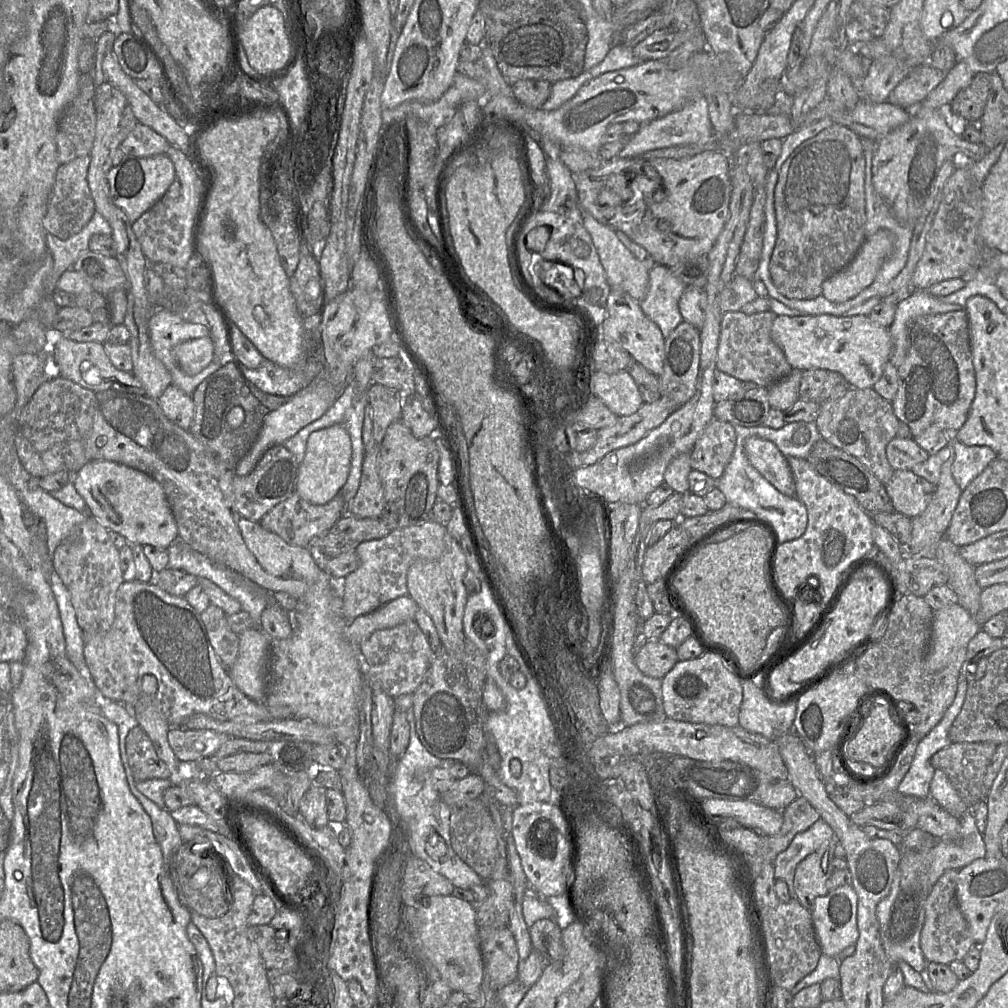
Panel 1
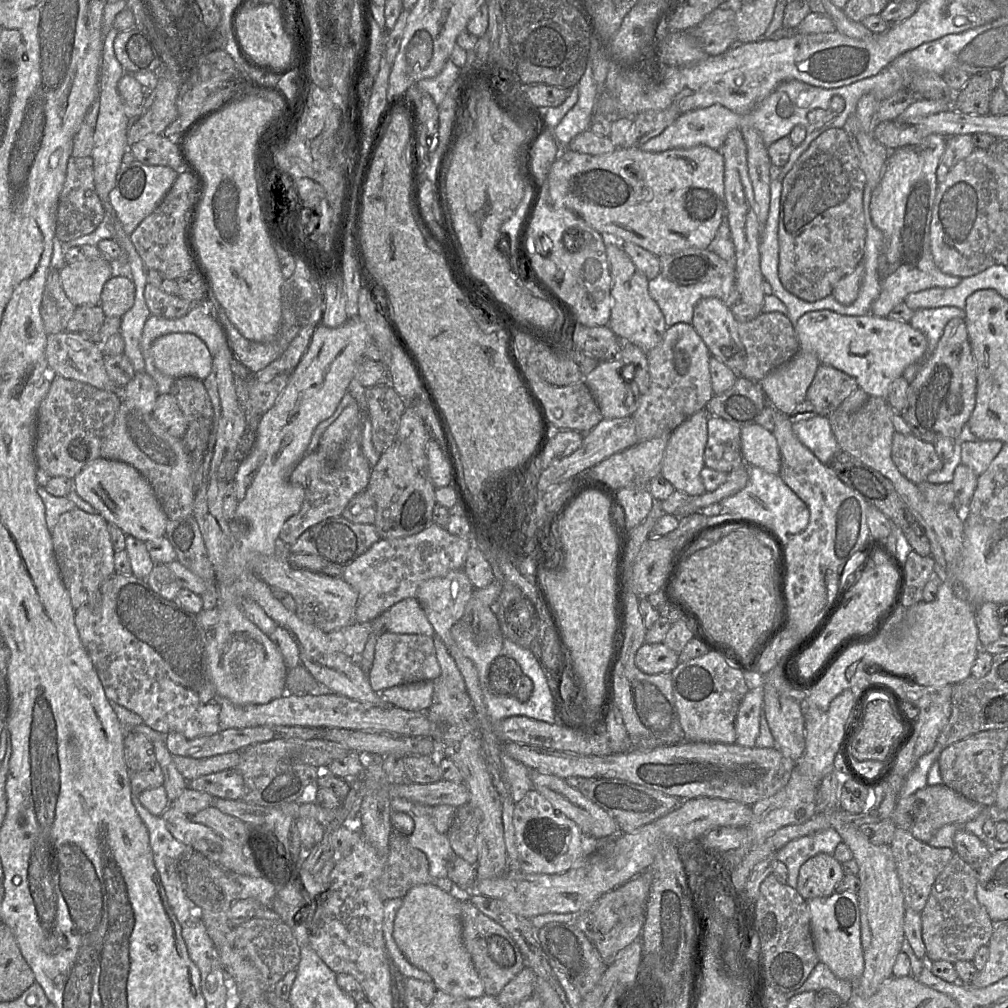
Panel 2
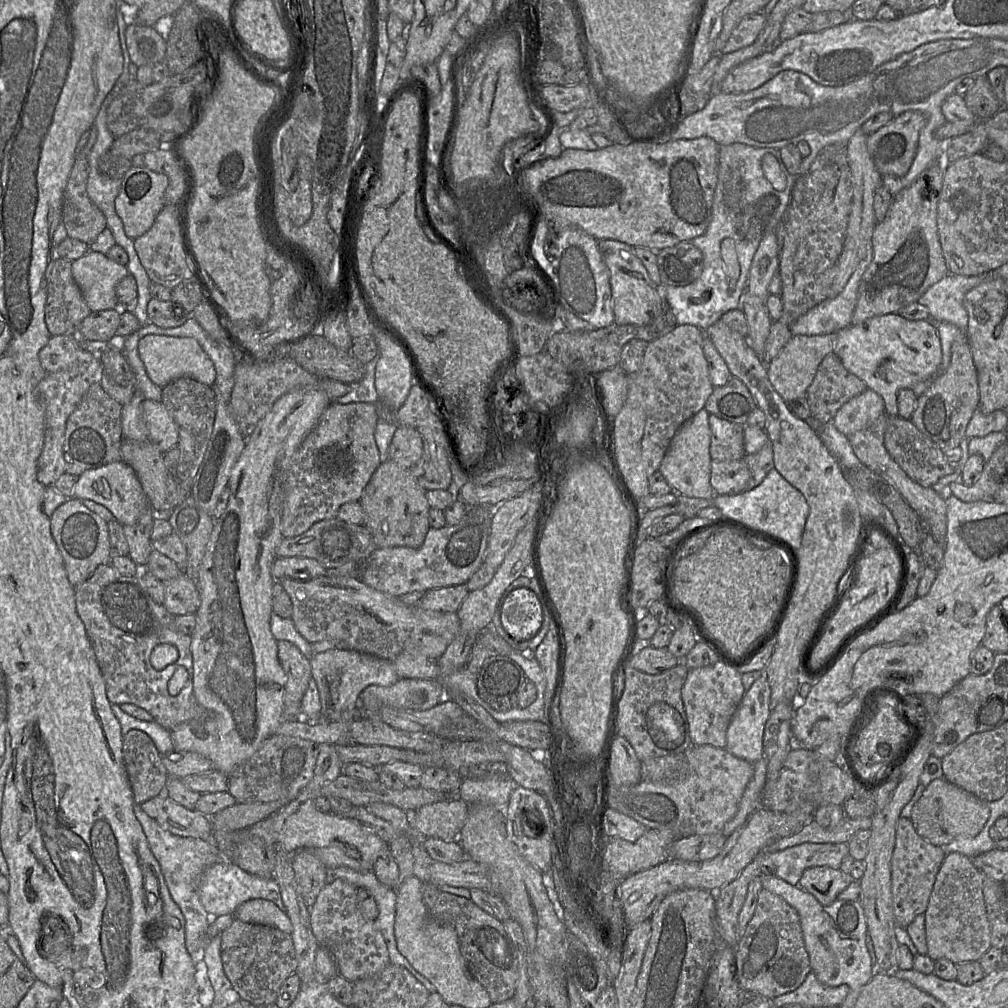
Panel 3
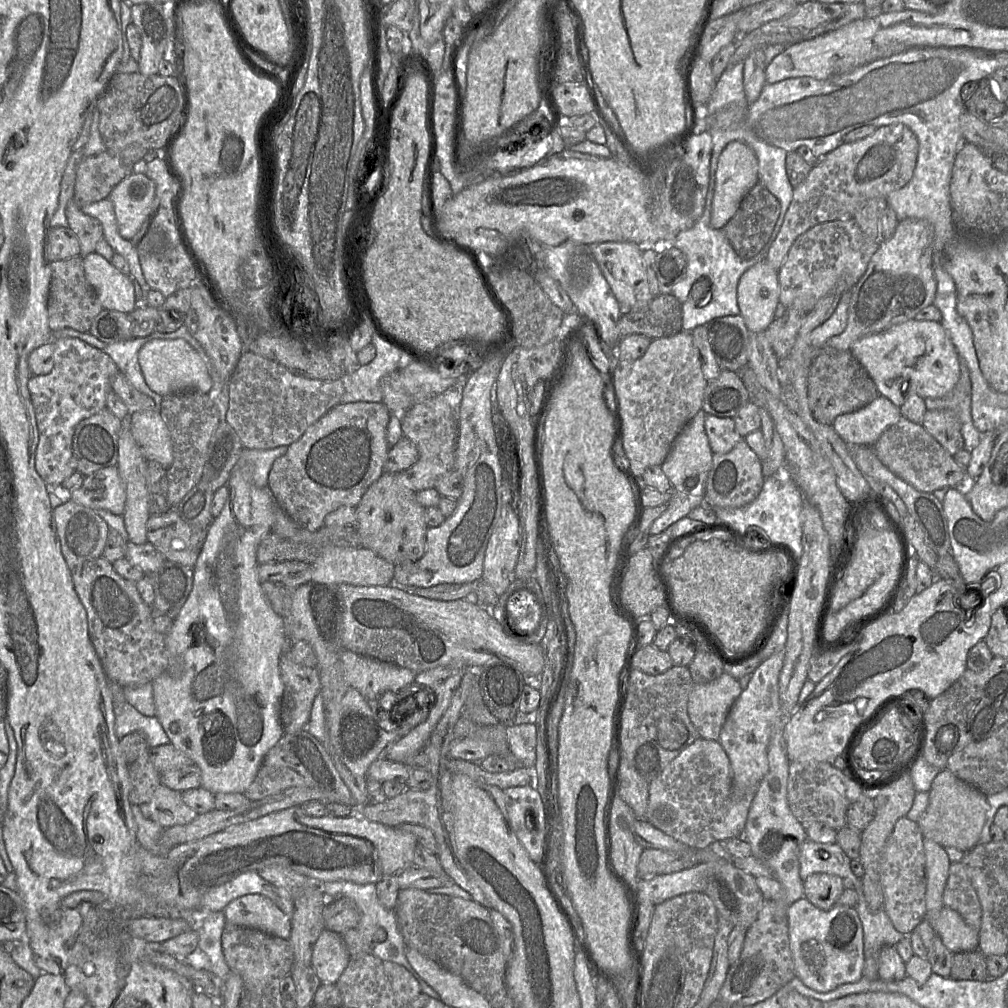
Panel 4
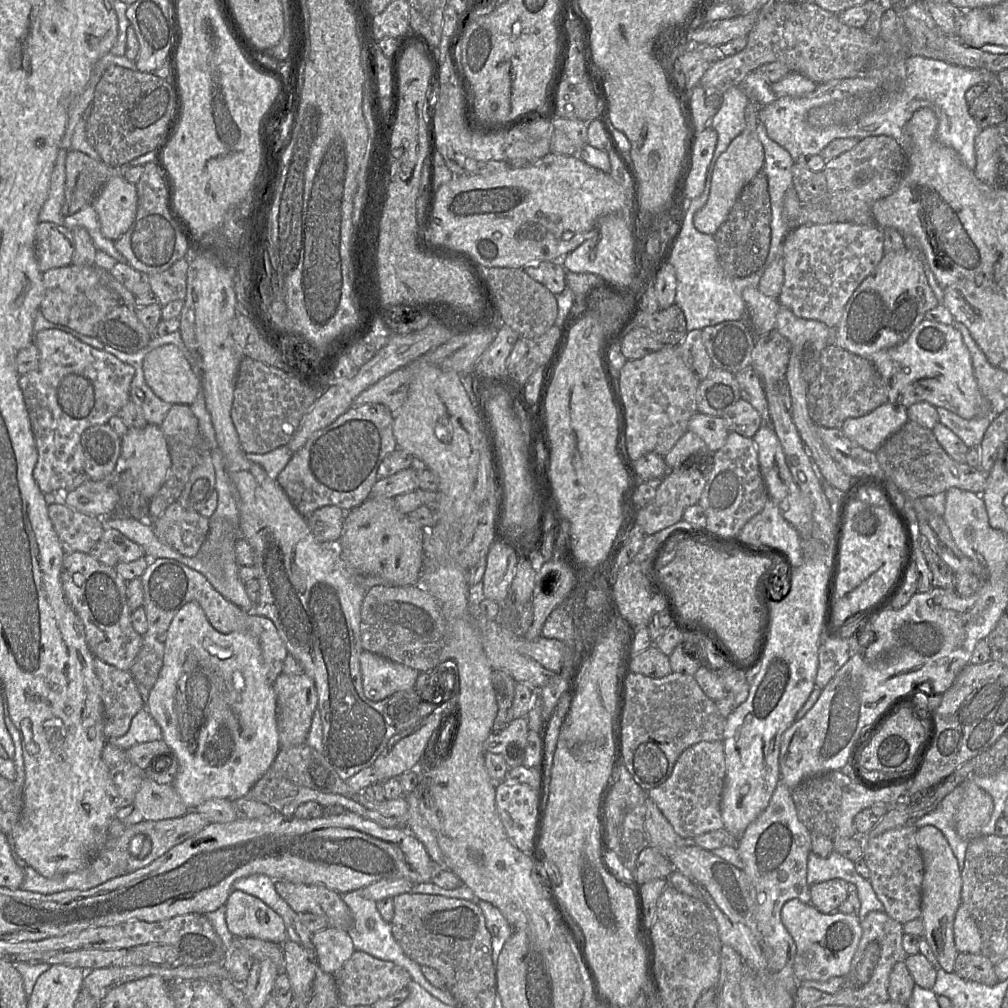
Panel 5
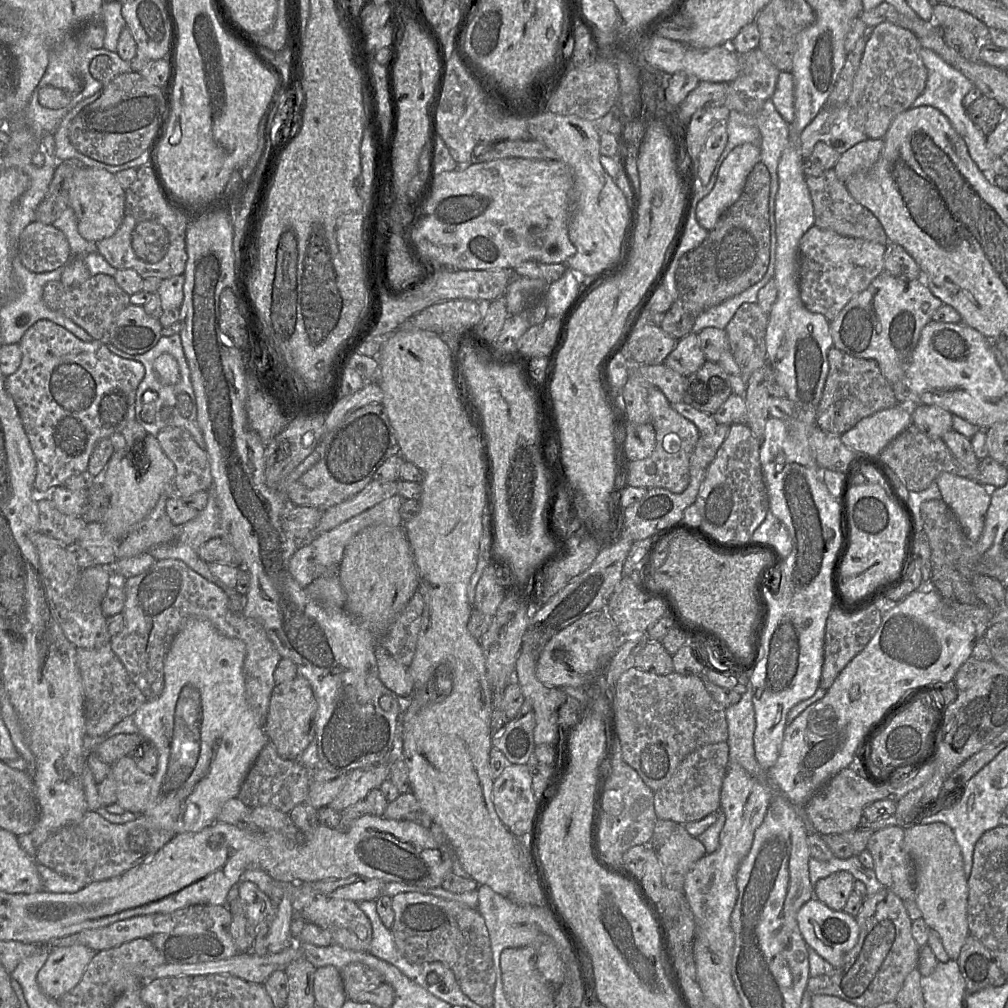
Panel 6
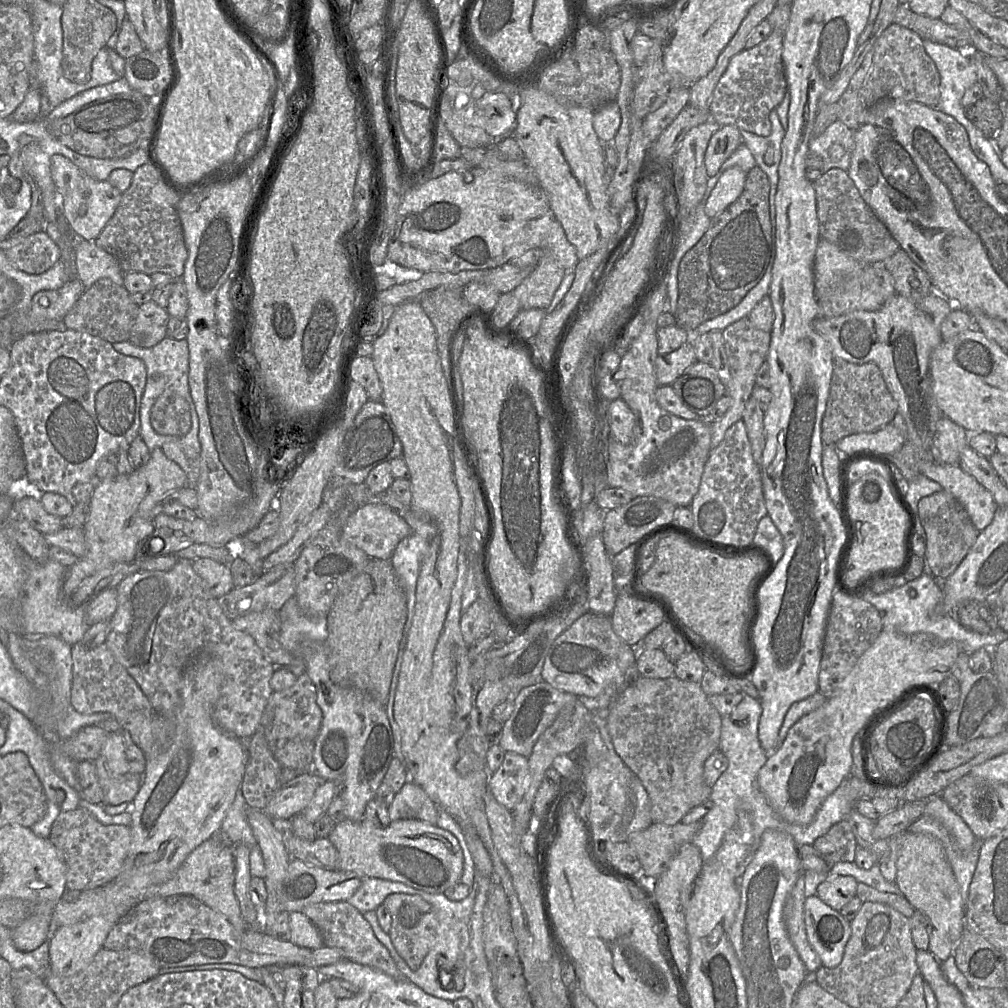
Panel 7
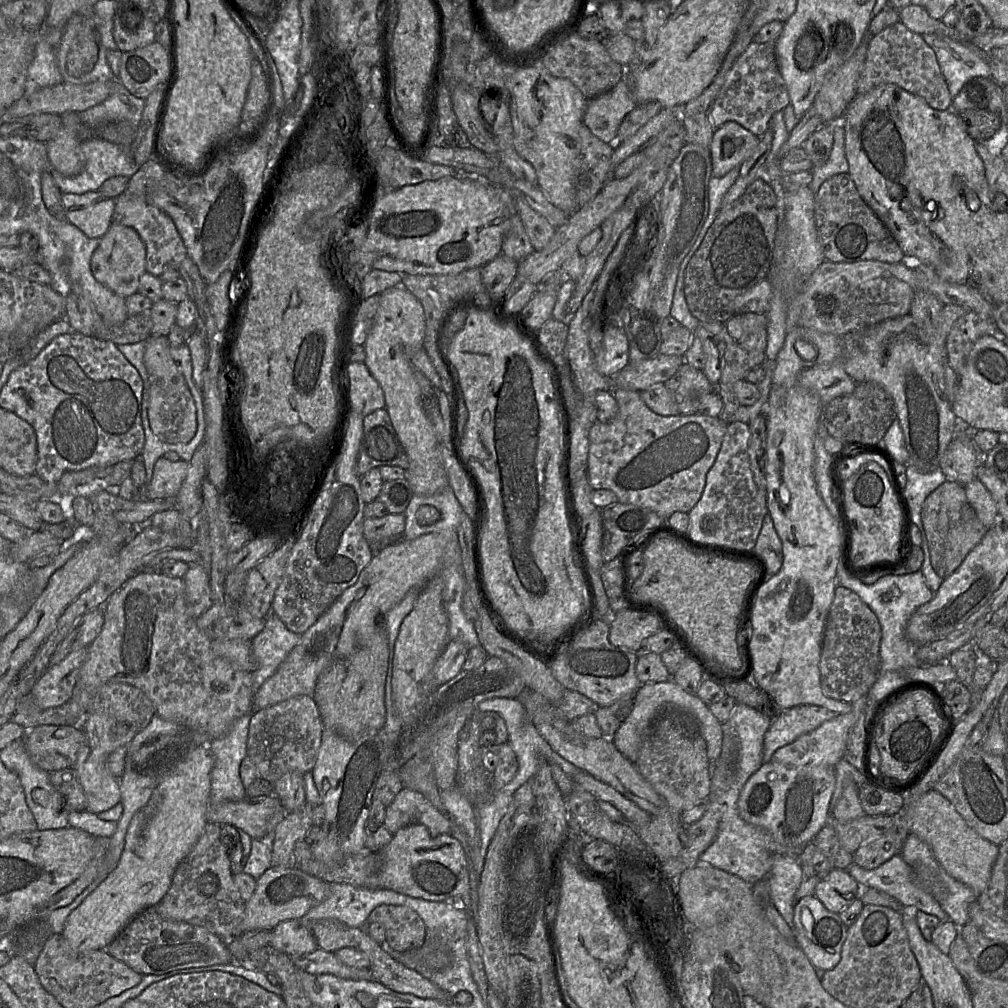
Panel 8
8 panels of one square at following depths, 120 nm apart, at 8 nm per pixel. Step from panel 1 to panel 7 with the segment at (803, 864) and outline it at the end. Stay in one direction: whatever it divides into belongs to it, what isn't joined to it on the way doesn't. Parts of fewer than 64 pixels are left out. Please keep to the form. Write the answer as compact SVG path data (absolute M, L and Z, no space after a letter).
M833 875L817 887L817 896L832 909L841 911L856 895L858 881L853 876Z

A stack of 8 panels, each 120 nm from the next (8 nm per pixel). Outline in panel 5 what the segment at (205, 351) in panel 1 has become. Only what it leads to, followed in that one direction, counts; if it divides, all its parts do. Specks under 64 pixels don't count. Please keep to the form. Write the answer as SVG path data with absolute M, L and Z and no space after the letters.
M174 344L150 351L143 360L143 373L155 395L171 404L191 405L201 389L200 379Z

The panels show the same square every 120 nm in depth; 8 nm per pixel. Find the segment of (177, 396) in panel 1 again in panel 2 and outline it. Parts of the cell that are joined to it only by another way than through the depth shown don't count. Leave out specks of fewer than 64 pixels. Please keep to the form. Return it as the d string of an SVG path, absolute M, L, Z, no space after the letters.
M170 393L158 395L151 414L173 437L182 438L188 428L188 421Z

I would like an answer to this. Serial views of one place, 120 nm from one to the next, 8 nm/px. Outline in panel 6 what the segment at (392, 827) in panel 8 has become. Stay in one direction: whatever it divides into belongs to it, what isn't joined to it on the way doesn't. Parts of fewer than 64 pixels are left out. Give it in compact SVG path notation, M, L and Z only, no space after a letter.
M412 792L400 794L396 800L388 803L382 816L388 820L410 821L430 829L432 820L423 810Z

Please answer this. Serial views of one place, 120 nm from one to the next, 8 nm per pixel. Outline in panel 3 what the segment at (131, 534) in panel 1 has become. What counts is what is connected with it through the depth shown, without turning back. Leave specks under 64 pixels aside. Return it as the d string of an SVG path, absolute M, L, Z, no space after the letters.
M116 461L84 471L78 476L73 494L76 499L90 499L105 506L122 525L137 523L150 506L147 495L133 468L123 461Z

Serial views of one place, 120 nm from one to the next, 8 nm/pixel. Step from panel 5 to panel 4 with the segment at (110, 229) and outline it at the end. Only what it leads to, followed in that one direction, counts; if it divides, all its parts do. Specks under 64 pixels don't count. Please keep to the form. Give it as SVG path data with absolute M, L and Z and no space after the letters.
M131 173L110 192L120 235L131 240L149 216L155 183L145 173Z

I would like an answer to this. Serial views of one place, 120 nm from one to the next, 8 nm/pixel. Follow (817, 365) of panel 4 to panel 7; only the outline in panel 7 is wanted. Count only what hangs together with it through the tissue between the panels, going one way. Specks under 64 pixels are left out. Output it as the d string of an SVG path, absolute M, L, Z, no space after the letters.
M834 358L829 394L821 422L821 438L824 445L835 445L848 435L877 431L891 423L896 412L898 404L889 392L875 363L856 364Z

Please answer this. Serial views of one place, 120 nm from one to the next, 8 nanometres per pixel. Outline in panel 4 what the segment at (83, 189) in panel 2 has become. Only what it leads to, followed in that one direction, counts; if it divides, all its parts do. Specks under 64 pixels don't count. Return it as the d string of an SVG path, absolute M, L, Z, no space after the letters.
M72 198L66 206L68 226L76 234L80 244L80 256L83 258L95 251L97 242L103 237L101 223L85 214Z

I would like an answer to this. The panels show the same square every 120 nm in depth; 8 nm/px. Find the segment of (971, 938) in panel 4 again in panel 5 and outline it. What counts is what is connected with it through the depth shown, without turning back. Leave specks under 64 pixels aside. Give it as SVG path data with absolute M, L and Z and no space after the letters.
M963 904L959 906L955 914L954 940L958 953L981 953L981 933Z

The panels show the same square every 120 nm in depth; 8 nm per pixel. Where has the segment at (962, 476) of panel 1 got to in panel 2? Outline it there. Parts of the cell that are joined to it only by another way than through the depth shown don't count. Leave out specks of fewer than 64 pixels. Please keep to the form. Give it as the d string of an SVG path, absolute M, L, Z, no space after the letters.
M1000 440L963 441L961 443L961 464L971 468L979 476L997 456L1003 443Z

